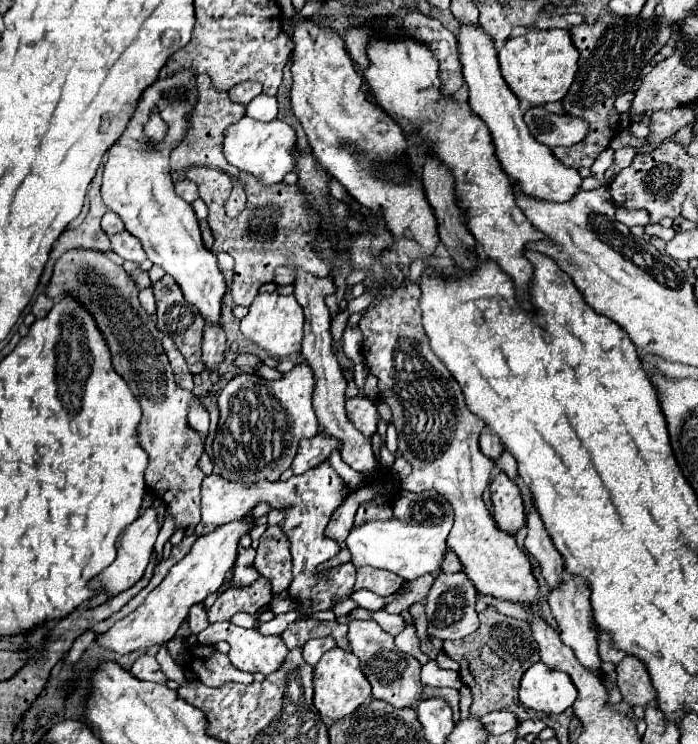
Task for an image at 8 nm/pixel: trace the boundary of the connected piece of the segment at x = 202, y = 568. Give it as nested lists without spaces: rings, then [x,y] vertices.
[[[245,516],[241,520],[215,528],[203,538],[197,538],[191,552],[169,570],[163,582],[153,592],[149,592],[143,604],[137,610],[133,610],[129,616],[117,620],[105,634],[97,638],[99,646],[117,654],[129,654],[135,650],[147,650],[151,646],[167,644],[179,630],[181,622],[187,618],[189,608],[193,604],[203,602],[209,594],[217,592],[217,588],[225,582],[225,578],[229,576],[229,570],[233,568],[237,560],[239,540],[243,534],[249,534],[249,528],[253,524],[255,522],[249,516]]]

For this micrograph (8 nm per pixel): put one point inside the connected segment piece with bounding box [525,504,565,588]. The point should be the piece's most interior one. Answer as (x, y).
(538, 542)

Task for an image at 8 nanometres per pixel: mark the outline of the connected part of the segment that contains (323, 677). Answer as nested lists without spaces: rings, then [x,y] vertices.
[[[333,648],[329,650],[319,664],[315,666],[315,696],[313,696],[313,704],[321,714],[321,720],[331,726],[333,722],[349,716],[351,712],[355,712],[369,696],[371,696],[371,686],[369,680],[365,678],[365,674],[359,668],[359,658],[349,652],[349,650],[341,650],[341,648]]]

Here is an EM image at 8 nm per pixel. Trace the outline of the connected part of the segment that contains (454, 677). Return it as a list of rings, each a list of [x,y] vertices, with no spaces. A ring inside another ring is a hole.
[[[429,660],[427,664],[423,664],[421,680],[423,680],[423,684],[429,684],[429,686],[453,686],[453,688],[463,686],[463,682],[461,682],[457,672],[439,668],[435,660]]]

